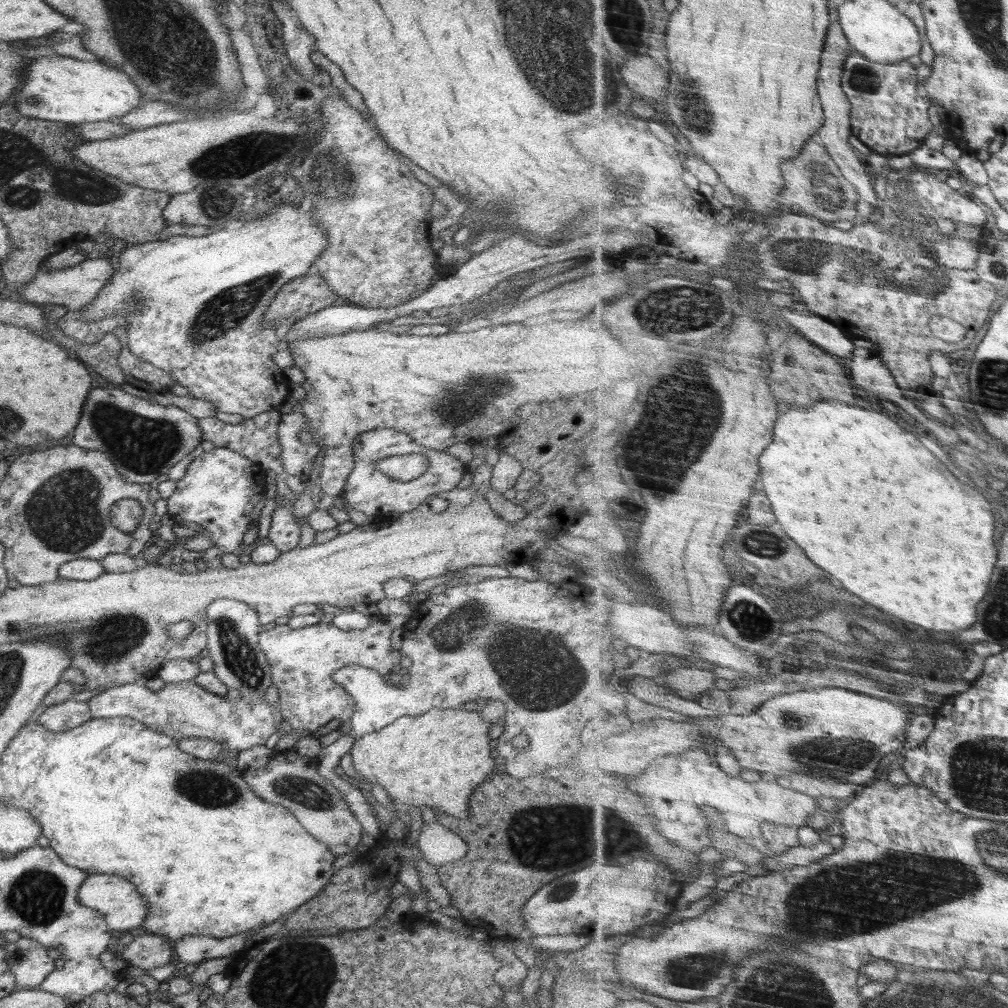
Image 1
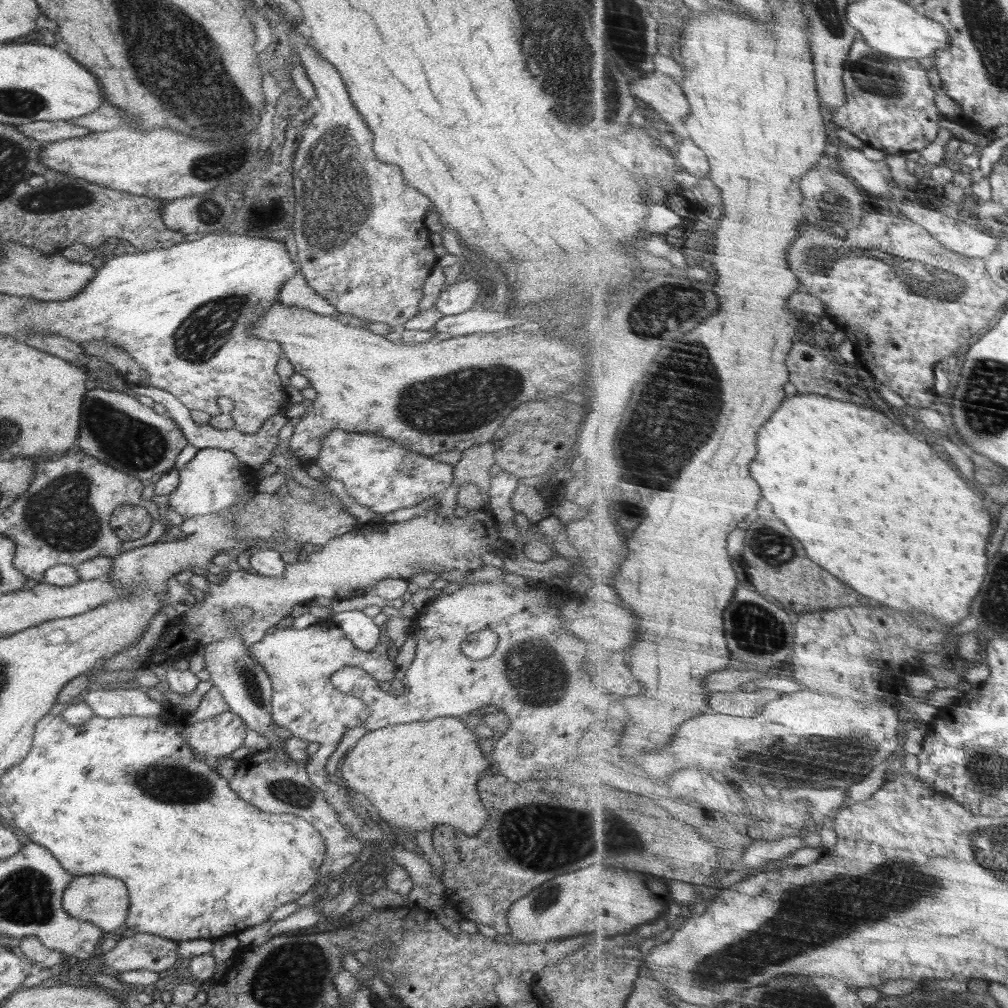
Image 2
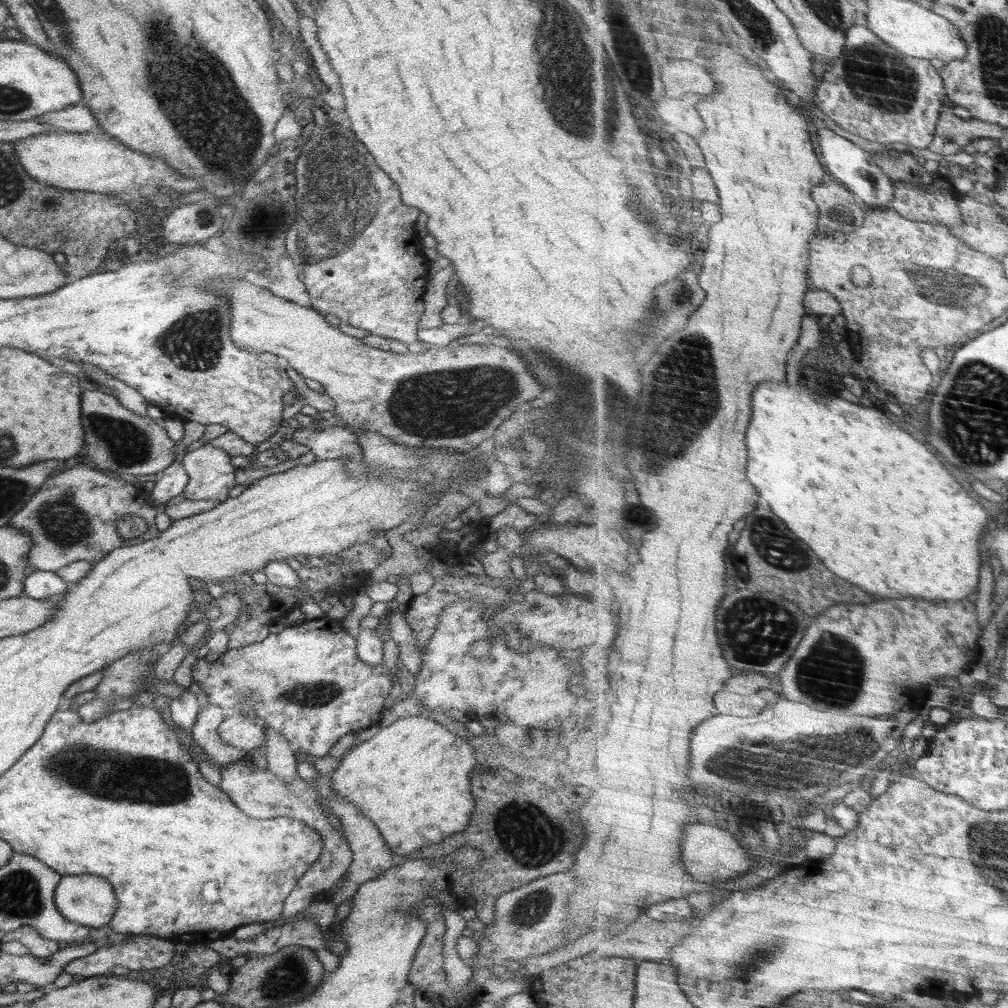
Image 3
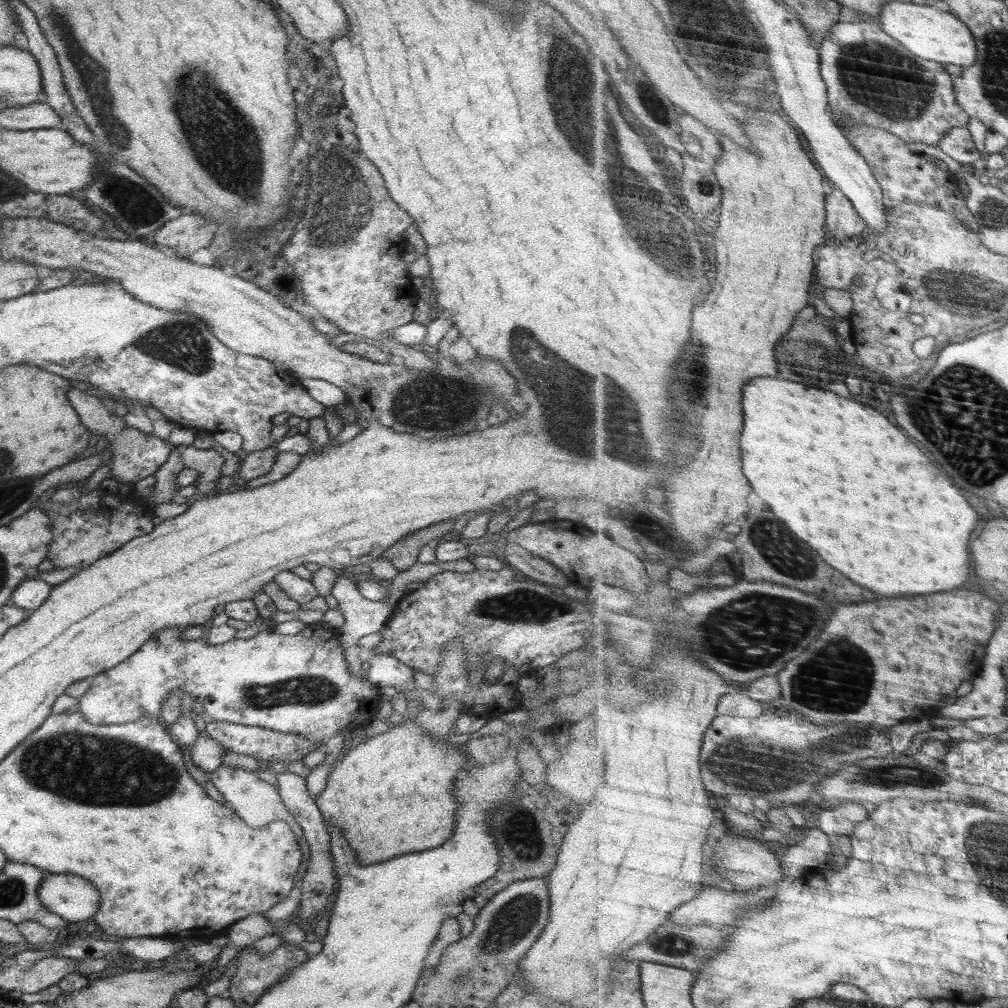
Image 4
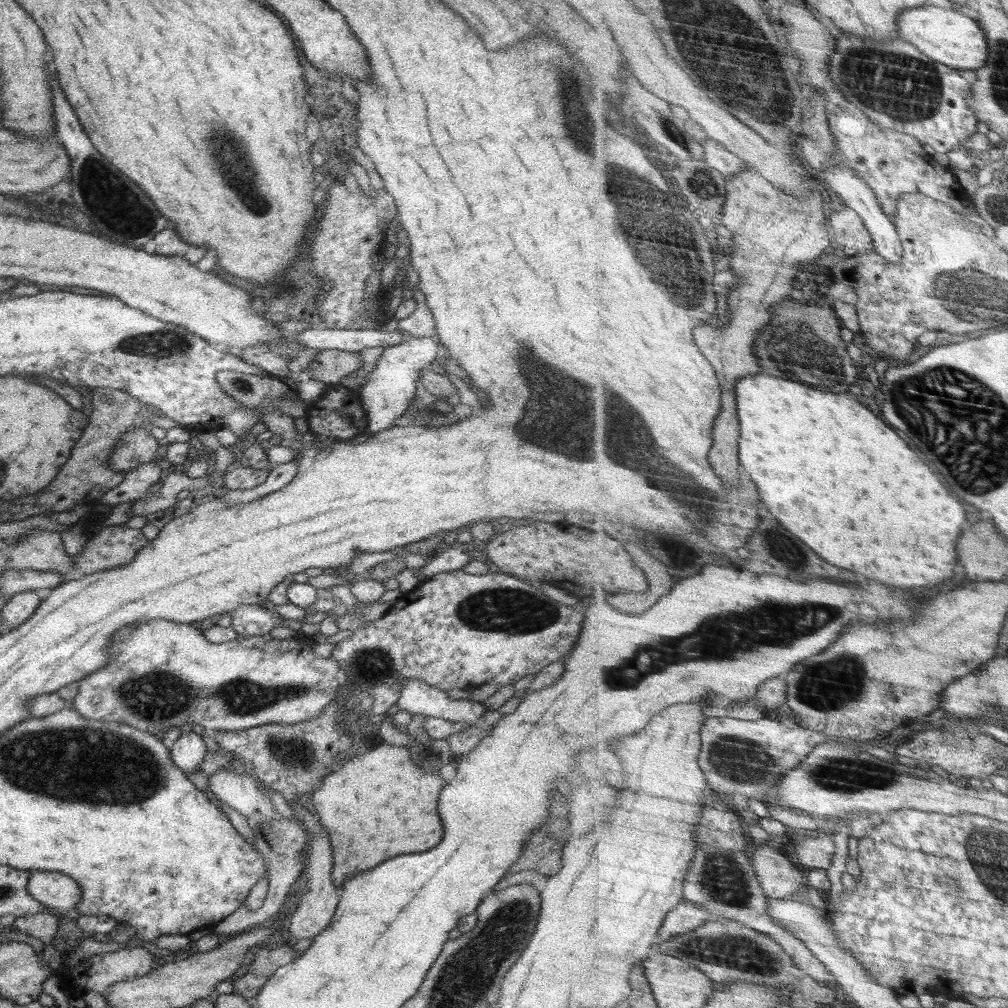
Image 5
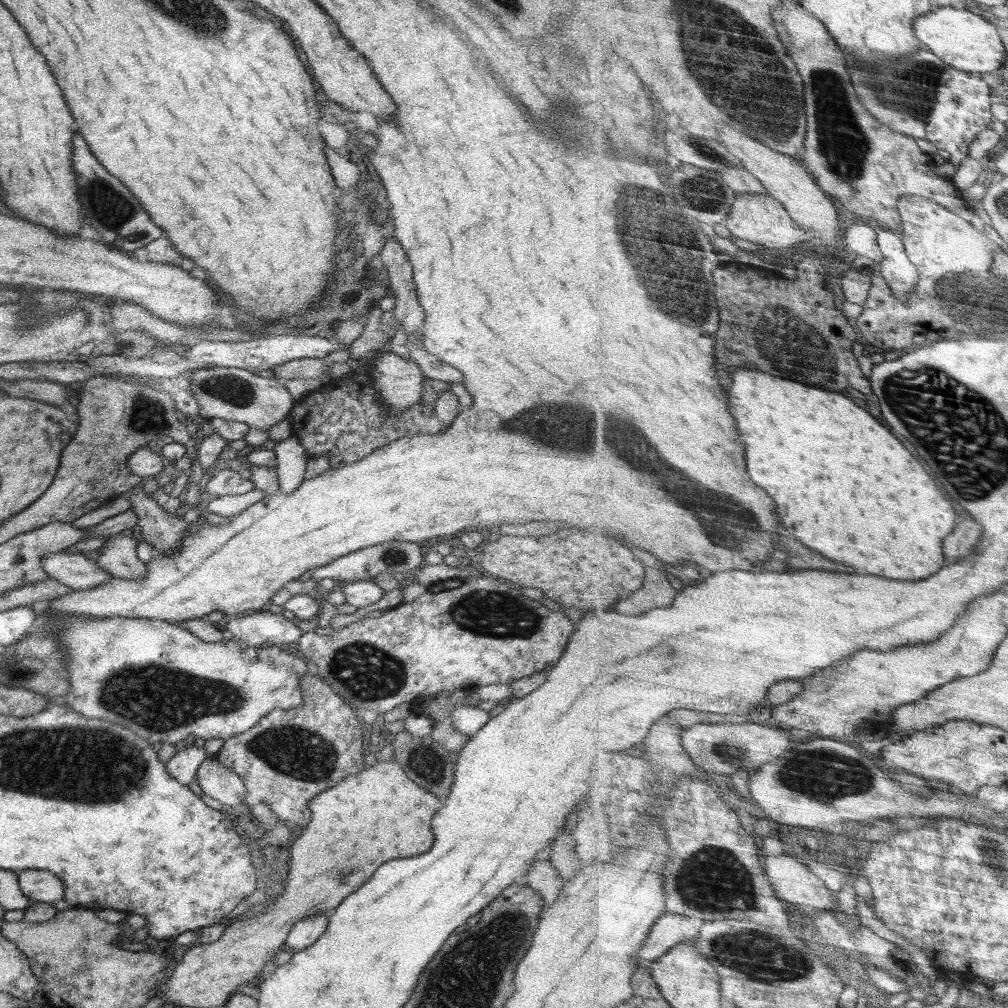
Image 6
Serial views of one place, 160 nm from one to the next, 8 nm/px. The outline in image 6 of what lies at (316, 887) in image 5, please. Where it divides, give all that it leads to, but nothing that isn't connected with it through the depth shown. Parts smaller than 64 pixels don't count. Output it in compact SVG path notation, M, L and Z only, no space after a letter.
M320 912L299 920L289 931L285 948L295 952L312 946L324 934L329 917L329 914Z

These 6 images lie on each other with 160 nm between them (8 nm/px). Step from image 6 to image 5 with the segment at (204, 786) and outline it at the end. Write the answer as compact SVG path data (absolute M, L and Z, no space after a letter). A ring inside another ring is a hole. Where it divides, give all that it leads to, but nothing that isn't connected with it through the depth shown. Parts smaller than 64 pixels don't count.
M226 770L217 771L209 778L209 790L216 795L216 800L224 801L224 804L246 817L246 822L257 837L254 846L266 857L267 872L271 873L267 878L269 890L267 895L262 897L262 905L253 911L244 902L236 912L232 912L230 916L224 917L224 920L211 927L211 930L216 934L228 938L239 932L244 932L246 928L260 926L260 923L268 920L268 918L280 916L286 910L286 906L294 900L294 896L290 897L292 894L290 889L295 882L300 882L298 876L302 875L306 869L304 866L304 846L306 846L307 836L296 820L283 818L280 812L274 809L272 790L268 788L268 785L258 780L256 776L254 778L254 776L238 775ZM259 784L264 785L263 790L266 792L261 792Z

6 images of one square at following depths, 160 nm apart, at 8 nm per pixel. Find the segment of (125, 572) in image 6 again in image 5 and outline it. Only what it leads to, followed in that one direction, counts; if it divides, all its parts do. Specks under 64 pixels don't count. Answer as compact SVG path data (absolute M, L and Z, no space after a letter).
M104 525L100 534L84 544L82 554L76 558L81 575L128 564L149 541L140 529Z

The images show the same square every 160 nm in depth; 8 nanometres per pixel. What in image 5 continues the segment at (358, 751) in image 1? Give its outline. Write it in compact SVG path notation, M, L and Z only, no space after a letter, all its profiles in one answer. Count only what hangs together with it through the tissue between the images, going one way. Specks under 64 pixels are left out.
M385 741L376 744L370 751L355 751L352 760L348 759L342 764L338 770L326 775L322 785L312 793L314 810L320 819L320 825L328 833L333 852L334 887L340 889L349 876L374 868L392 856L426 852L442 840L444 825L436 808L438 808L440 790L446 783L442 779L440 770L424 774L416 763L410 761L410 751L407 746L390 745Z

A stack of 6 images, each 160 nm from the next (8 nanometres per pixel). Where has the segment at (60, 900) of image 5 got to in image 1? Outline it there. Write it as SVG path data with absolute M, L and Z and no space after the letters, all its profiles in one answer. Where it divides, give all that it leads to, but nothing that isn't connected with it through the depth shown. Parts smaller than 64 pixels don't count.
M112 874L88 875L78 892L78 901L88 908L96 909L107 922L111 930L126 932L129 929L141 928L143 920L147 917L149 904L146 904L144 897L136 891L129 880Z

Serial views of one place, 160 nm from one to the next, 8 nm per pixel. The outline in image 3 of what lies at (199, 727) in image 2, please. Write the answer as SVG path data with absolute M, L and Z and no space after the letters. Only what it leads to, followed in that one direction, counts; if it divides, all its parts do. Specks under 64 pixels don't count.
M228 713L217 731L226 744L246 752L257 750L265 743L265 728L256 724L252 716Z

